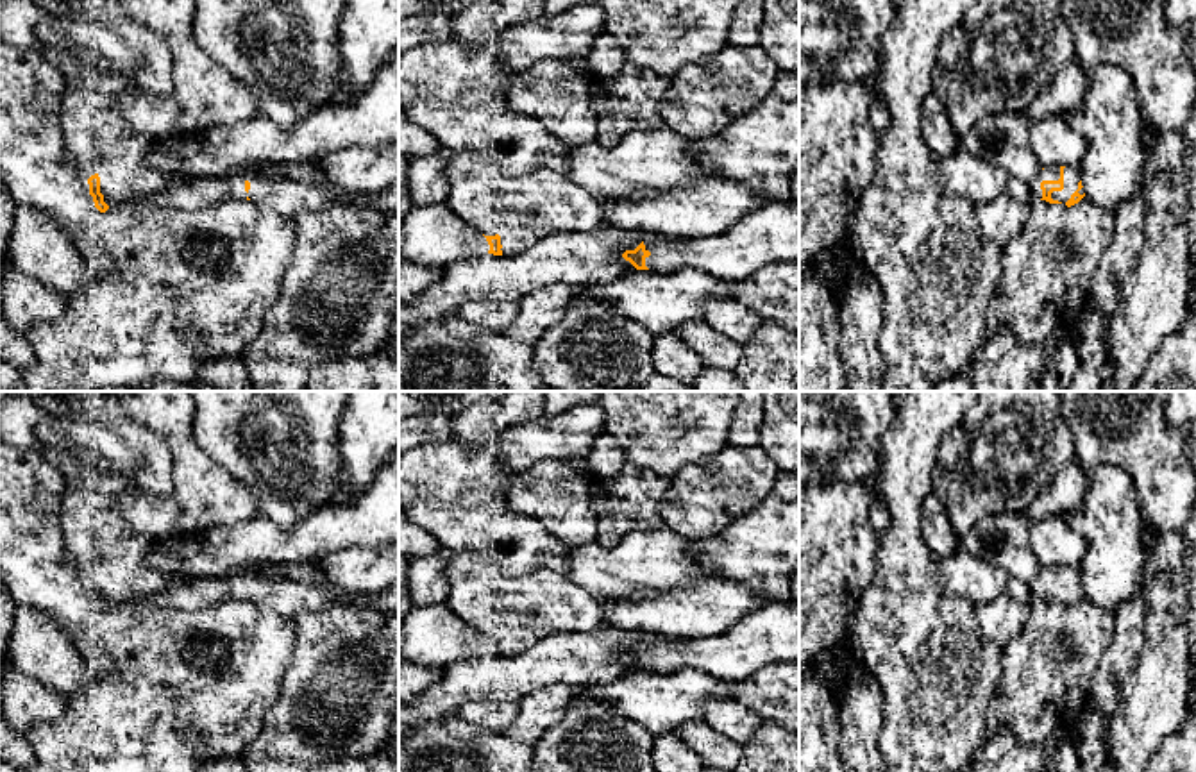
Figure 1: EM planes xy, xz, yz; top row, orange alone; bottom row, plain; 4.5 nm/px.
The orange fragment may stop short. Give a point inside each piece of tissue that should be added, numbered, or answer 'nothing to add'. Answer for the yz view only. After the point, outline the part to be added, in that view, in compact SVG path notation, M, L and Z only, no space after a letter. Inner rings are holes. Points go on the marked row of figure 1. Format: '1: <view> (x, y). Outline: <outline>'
1: yz (1046, 270). Outline: M1087 197L1071 207L1032 202L1023 232L1001 248L985 338L1006 325L1021 343L1039 345L1073 329L1114 234L1116 214Z

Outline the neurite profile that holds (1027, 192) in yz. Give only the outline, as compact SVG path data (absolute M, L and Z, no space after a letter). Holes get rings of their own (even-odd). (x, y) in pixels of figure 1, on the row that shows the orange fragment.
M1060 168L1040 170L1040 173L1033 180L1021 180L1010 177L1006 182L1006 193L1012 198L1030 206L1032 202L1042 198L1040 189L1042 180L1058 180L1058 179L1060 179Z

